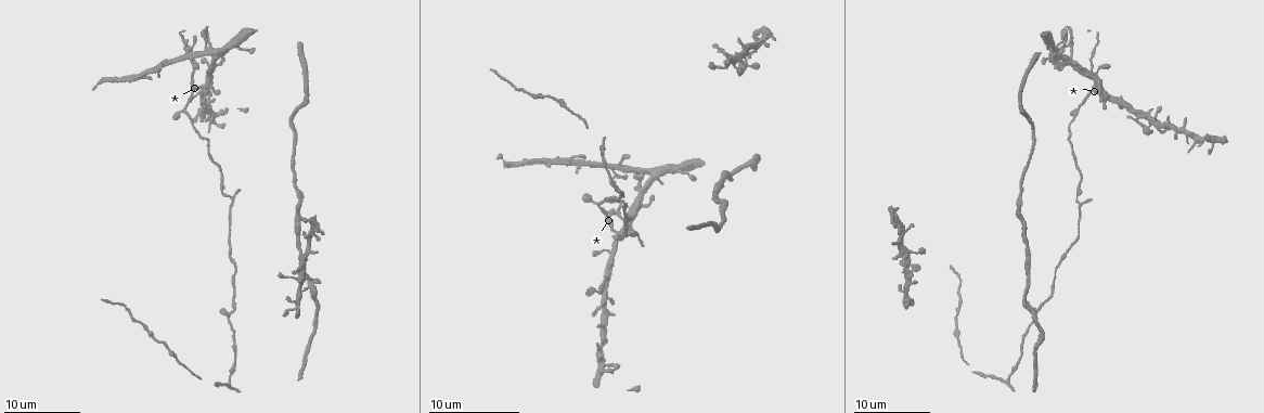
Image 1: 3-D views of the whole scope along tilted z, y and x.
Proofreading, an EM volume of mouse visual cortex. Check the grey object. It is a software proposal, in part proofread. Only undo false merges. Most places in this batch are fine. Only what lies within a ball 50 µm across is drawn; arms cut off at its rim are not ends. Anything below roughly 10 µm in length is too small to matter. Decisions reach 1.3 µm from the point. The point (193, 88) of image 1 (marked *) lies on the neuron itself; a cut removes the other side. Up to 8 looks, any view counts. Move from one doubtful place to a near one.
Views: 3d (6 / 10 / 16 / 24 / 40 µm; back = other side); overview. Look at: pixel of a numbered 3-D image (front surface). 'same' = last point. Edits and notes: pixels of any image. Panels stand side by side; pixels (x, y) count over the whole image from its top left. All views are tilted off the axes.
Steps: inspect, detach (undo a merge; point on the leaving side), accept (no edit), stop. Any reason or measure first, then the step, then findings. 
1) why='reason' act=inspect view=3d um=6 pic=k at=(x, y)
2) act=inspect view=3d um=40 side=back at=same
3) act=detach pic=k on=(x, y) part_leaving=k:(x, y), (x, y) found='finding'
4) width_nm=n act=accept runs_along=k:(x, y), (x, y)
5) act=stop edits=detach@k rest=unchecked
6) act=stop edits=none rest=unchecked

why='sudden change in width' act=inspect view=3d um=10 pic=1 at=(1058, 264)

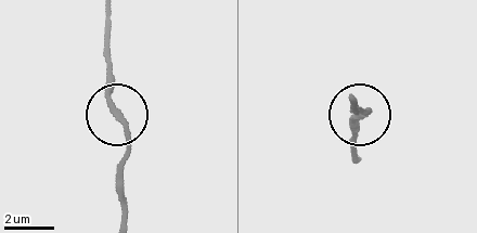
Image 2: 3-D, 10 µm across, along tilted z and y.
act=inspect view=3d um=6 pic=2 at=(118, 117)

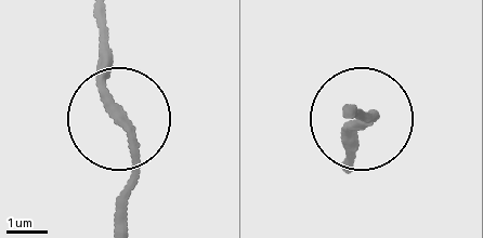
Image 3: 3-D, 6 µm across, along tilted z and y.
width_nm=200 act=accept runs_along=3:(96, 17), (103, 96), (135, 163), (123, 216) found='one neuron here'

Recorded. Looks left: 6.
why='sudden change in width' act=inspect view=3d um=6 pic=1 at=(1023, 343)

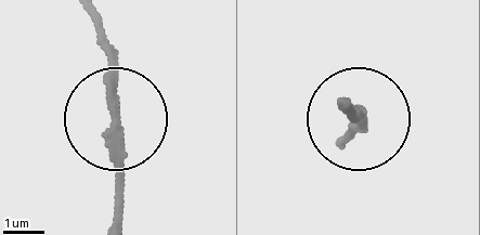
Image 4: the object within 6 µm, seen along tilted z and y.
width_nm=220 act=accept runs_along=4:(92, 15), (117, 82), (113, 220) found='one neuron here'

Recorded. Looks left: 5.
why='a narrow waist' act=inspect view=3d um=6 pic=1 at=(222, 193)

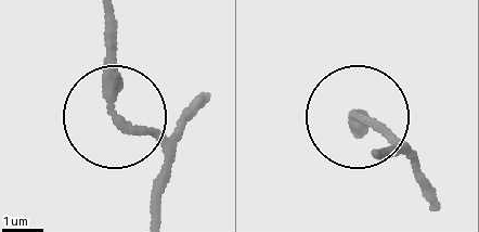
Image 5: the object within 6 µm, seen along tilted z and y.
act=inspect view=3d um=6 side=back pic=5 at=(119, 118)

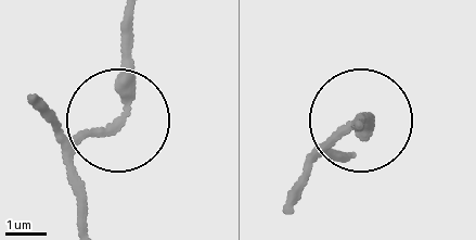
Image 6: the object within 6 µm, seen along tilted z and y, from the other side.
act=accept runs_along=6:(362, 121), (342, 130), (330, 161) found='continuous, no second neuron'

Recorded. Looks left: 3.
act=stop edits=none rest=unchecked

